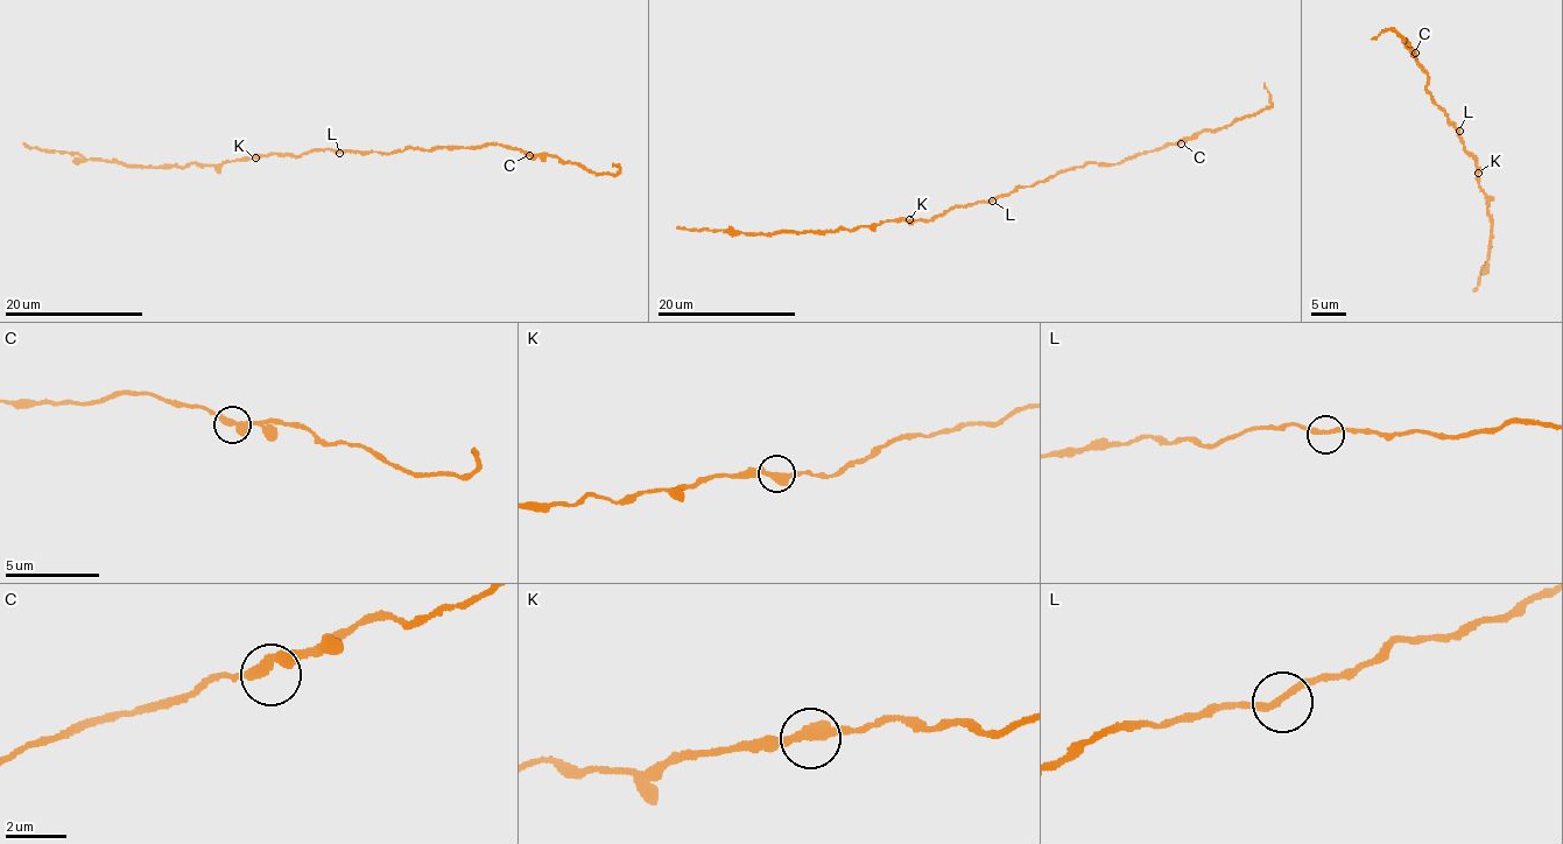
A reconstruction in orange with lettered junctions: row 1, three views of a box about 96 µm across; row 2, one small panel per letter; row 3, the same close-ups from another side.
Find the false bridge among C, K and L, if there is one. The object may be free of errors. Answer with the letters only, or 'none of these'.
none of these

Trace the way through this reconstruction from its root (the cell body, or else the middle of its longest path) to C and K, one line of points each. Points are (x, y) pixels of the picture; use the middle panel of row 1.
C: (992, 201), (1019, 188), (1044, 182), (1068, 169), (1089, 163), (1120, 163), (1142, 153), (1181, 143)
K: (992, 201), (955, 206), (930, 220), (909, 220)

